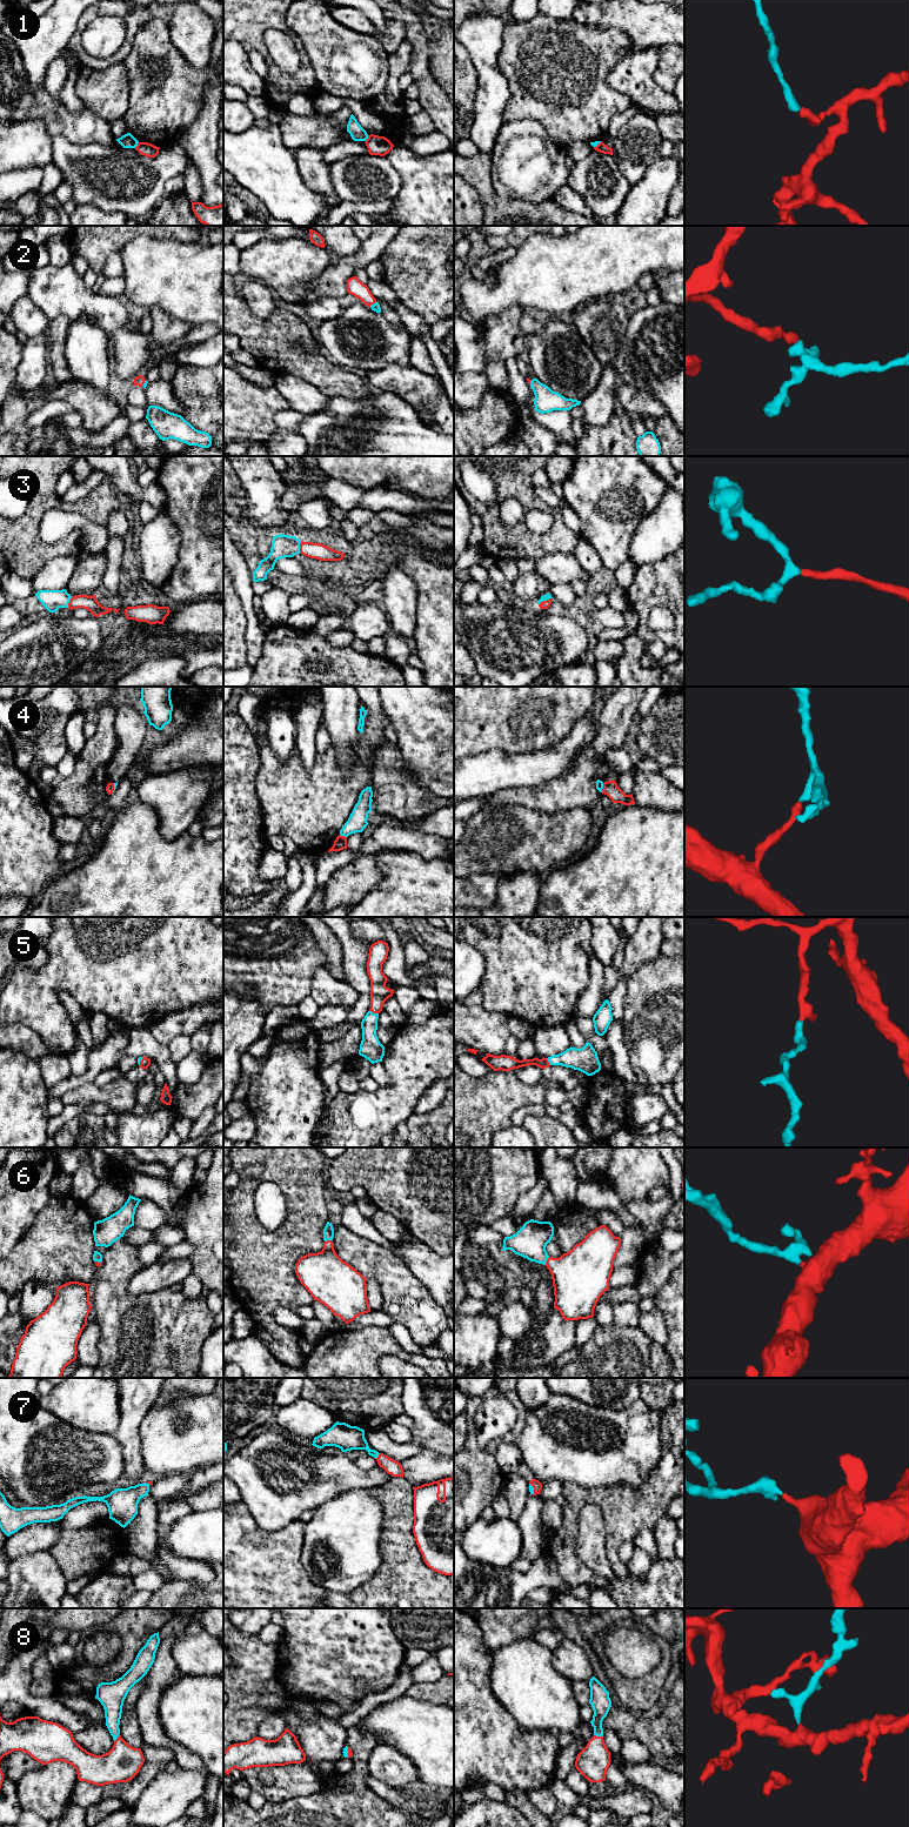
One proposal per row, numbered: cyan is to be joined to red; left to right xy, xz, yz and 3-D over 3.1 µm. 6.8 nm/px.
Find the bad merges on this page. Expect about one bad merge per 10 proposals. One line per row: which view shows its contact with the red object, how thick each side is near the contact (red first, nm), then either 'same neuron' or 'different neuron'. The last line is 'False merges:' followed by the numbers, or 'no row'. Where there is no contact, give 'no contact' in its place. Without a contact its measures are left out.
1: xy | 90/100 nm | different neuron
2: xy | 70/30 nm | same neuron
3: xz | 110/160 nm | same neuron
4: xz | 90/130 nm | same neuron
5: xz | 130/150 nm | same neuron
6: yz | 380/220 nm | same neuron
7: xz | 100/170 nm | same neuron
8: yz | 220/140 nm | same neuron
False merges: 1

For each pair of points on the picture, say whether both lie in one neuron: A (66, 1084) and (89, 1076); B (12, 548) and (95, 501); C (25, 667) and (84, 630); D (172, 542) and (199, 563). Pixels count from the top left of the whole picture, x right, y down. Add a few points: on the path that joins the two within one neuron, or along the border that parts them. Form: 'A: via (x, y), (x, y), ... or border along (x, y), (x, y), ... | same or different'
A: via (72, 1082), (84, 1078) | same
B: via (28, 524), (31, 519), (46, 503), (72, 506) | same
C: via (39, 655), (55, 644), (69, 641) | same
D: border along (173, 521), (180, 549), (169, 574) | different

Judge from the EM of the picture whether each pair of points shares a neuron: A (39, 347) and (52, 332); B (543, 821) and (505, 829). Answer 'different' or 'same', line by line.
A: different
B: same

